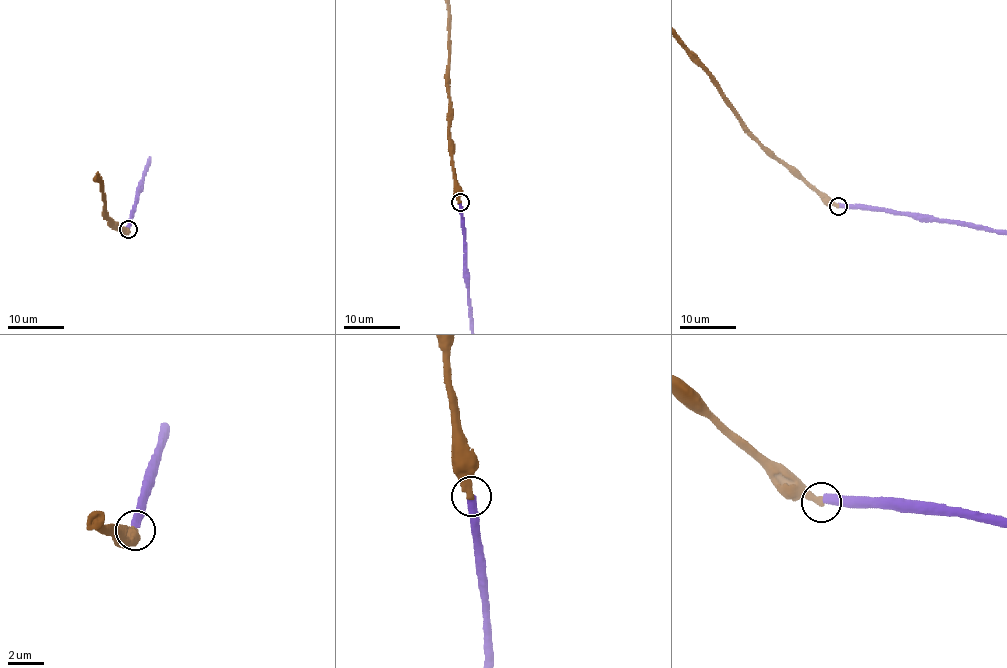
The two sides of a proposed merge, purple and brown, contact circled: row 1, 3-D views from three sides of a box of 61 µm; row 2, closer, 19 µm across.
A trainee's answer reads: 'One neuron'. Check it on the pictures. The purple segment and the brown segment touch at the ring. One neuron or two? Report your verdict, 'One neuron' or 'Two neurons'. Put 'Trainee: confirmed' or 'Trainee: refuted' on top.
Trainee: refuted
Two neurons

